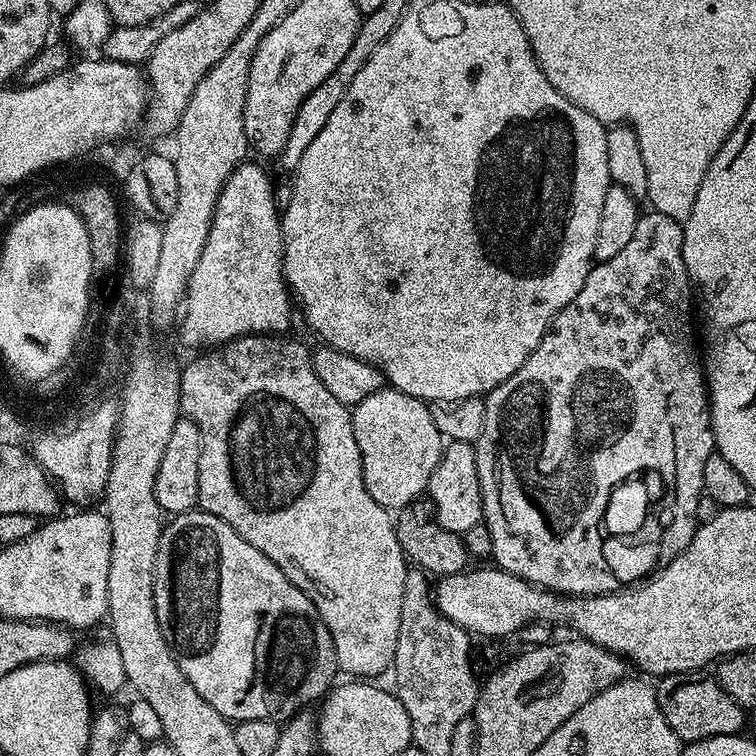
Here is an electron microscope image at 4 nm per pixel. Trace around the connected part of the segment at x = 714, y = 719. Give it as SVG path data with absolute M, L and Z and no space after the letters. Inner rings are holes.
M677 674L665 676L655 685L658 706L670 722L670 730L681 742L705 740L715 736L735 736L743 733L746 710L721 686L720 681L708 674Z

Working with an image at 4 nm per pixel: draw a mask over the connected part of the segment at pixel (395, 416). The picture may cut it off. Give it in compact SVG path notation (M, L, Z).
M382 386L374 394L362 398L362 402L358 402L351 409L351 413L354 442L358 442L364 485L370 498L374 498L374 502L378 502L383 508L399 510L413 503L417 499L415 496L423 497L430 478L442 458L446 443L438 426L434 426L431 407L425 401L400 392L394 387Z

